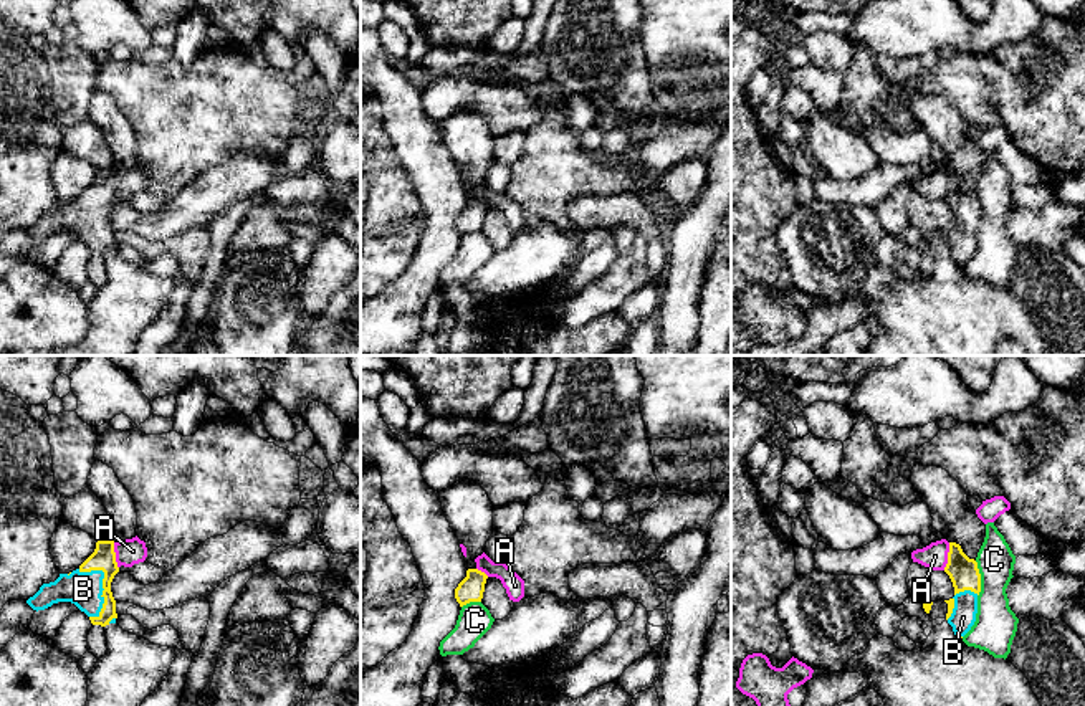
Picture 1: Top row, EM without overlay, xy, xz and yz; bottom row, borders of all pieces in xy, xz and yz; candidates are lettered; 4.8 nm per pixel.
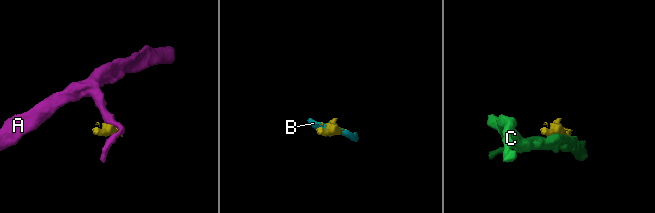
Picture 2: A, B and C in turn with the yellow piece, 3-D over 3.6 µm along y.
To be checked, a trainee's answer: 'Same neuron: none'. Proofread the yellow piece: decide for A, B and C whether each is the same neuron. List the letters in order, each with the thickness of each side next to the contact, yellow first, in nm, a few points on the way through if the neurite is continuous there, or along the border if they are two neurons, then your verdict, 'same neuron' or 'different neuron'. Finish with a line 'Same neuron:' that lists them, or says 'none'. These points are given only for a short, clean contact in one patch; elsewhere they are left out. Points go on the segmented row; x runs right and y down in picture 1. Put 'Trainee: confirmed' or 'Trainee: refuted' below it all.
A: calibres 140 and 130 nm; border yz (950, 543), (943, 569); different neuron
B: calibres 120 and 170 nm; same neuron
C: calibres 140 and 200 nm; different neuron
Same neuron: B
Trainee: refuted

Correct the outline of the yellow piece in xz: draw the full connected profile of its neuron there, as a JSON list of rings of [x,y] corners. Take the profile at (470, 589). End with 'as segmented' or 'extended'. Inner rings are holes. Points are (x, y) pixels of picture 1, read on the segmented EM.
[[[468,569],[466,577],[455,589],[460,607],[470,602],[481,602],[488,575],[478,569]]]; as segmented

